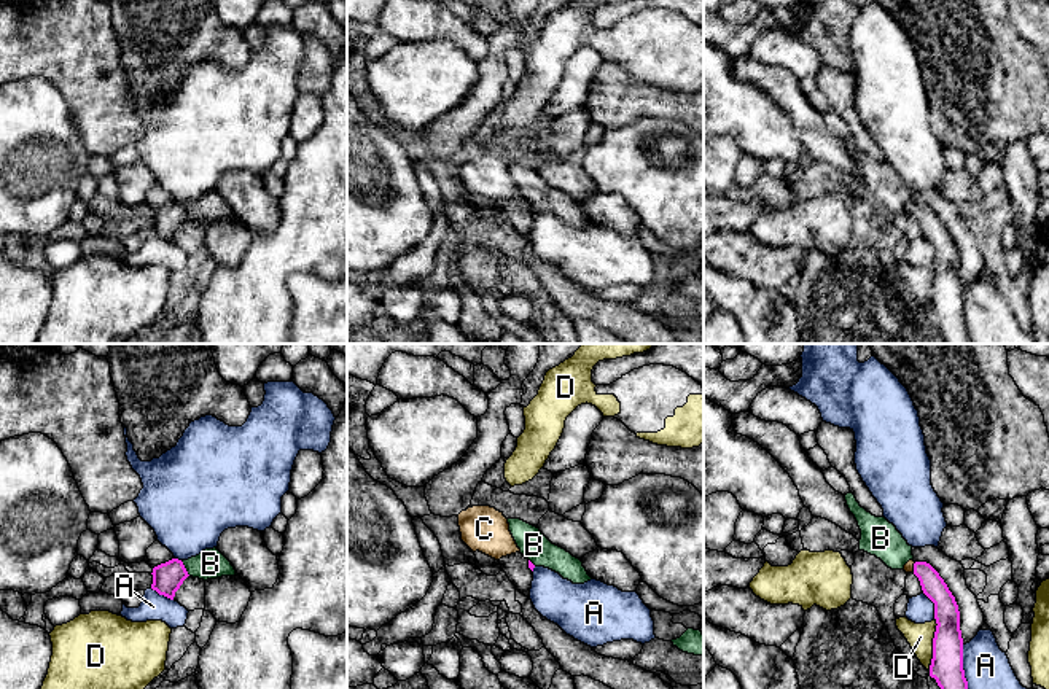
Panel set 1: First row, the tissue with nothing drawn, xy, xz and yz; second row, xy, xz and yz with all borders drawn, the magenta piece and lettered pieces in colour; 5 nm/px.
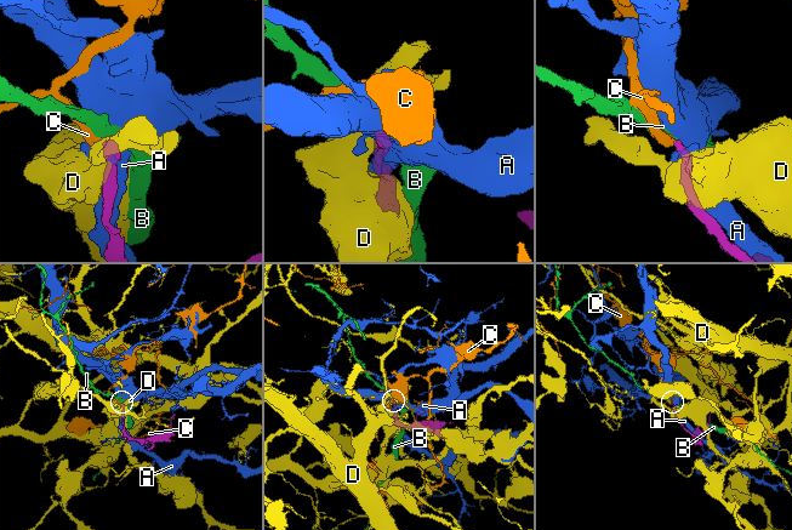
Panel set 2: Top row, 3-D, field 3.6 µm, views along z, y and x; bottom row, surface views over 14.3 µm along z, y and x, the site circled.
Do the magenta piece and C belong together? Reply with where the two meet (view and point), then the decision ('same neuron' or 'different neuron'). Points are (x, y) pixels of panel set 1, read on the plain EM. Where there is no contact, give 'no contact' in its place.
contact yz (914, 210); same neuron

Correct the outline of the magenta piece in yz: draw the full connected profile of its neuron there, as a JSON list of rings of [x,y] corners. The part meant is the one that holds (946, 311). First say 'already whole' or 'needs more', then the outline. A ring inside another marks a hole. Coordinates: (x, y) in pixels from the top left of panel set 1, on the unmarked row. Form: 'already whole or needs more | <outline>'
needs more | [[[909,204],[903,213],[918,221],[923,237],[934,247],[938,269],[930,320],[936,323],[946,344],[971,344],[963,313],[963,282],[955,240],[930,207]]]

